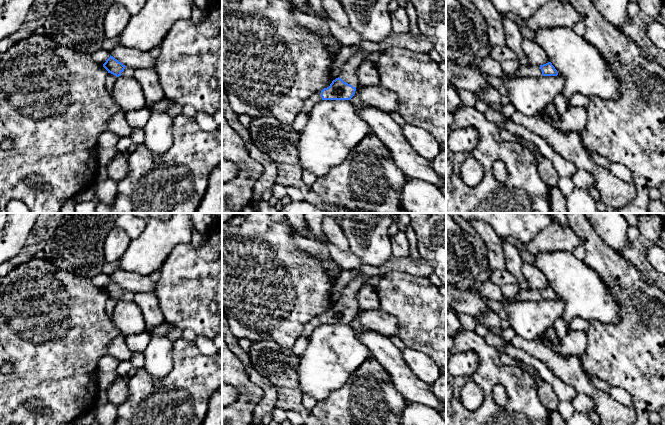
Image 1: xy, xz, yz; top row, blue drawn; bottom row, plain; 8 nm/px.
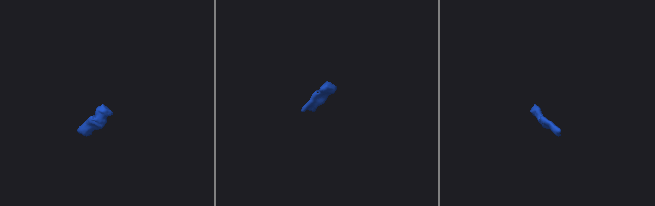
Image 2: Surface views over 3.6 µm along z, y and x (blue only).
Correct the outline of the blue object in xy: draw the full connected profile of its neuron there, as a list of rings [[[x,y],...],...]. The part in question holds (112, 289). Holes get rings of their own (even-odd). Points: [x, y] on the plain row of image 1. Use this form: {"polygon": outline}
{"polygon": [[[111,279],[103,288],[103,291],[108,295],[108,297],[111,297],[116,301],[132,301],[135,296],[133,292],[123,289]]]}

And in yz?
{"polygon": [[[551,286],[543,289],[519,289],[517,295],[513,298],[504,298],[502,302],[525,302],[541,300],[557,300],[558,296]]]}

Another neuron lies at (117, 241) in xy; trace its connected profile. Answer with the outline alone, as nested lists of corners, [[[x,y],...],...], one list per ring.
[[[114,227],[107,235],[104,243],[105,261],[119,261],[129,247],[132,239],[122,229]]]

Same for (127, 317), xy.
[[[117,301],[112,317],[112,323],[126,337],[145,331],[146,323],[140,308],[132,301]]]

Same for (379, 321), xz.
[[[359,310],[355,318],[362,326],[382,336],[392,337],[398,335],[398,320],[391,314],[381,310]]]

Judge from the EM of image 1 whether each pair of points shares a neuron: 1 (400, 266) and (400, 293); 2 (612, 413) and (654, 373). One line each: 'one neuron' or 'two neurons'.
1: two neurons
2: two neurons

